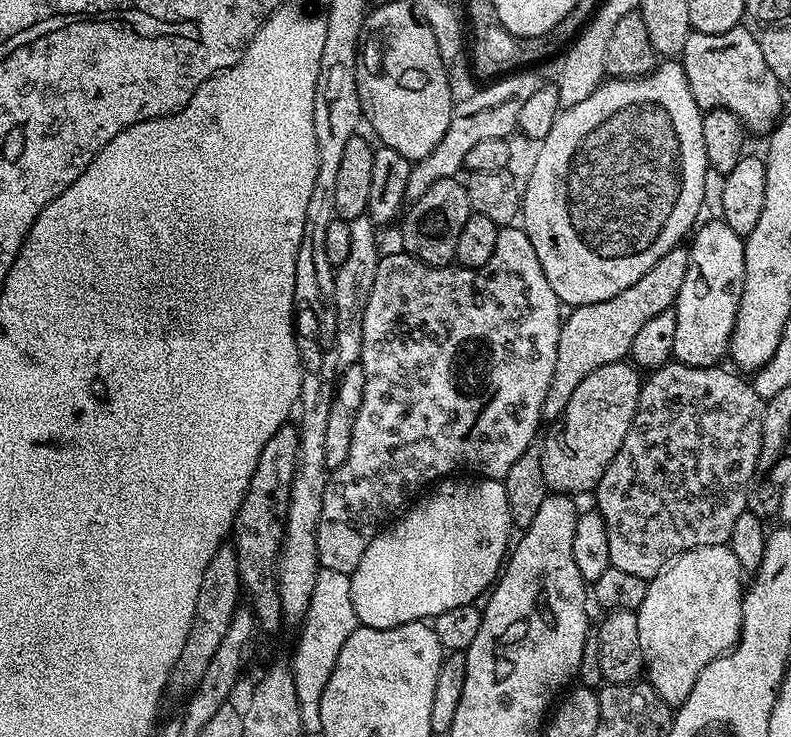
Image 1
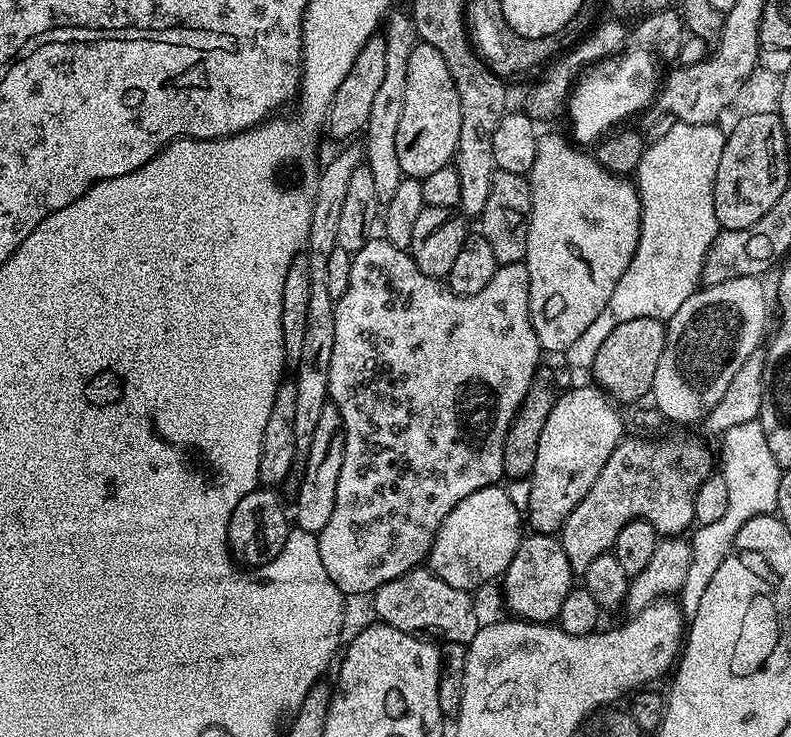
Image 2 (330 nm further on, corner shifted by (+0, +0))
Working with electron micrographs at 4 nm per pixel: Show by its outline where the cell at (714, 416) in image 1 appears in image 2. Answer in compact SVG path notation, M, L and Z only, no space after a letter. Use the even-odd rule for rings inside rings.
M668 436L661 444L655 444L652 440L621 440L614 454L606 458L606 466L602 466L602 474L594 478L594 486L590 486L586 498L574 506L572 513L560 525L558 539L573 573L584 573L594 558L611 552L618 532L632 520L650 522L657 534L664 538L679 537L684 531L687 533L694 524L694 498L698 494L698 486L702 486L702 482L713 472L713 449L711 452L696 436Z

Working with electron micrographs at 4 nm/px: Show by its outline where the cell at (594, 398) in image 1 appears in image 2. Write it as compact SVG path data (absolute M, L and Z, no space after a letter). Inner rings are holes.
M634 318L614 326L606 342L598 346L598 358L594 358L590 369L595 387L617 405L632 404L647 397L654 386L654 370L658 370L658 358L662 358L666 324L654 318Z

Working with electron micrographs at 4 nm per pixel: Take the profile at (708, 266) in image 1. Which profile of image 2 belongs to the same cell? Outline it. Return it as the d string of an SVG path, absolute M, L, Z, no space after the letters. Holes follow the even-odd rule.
M751 276L701 287L693 296L686 298L686 302L682 302L682 306L678 306L678 310L666 321L664 349L662 358L658 358L658 370L654 370L654 386L650 393L651 399L656 399L656 411L665 421L673 420L676 424L703 421L718 398L726 394L726 386L730 386L742 362L746 362L746 358L761 347L765 339L764 327L768 324L768 300L760 283L757 277Z

